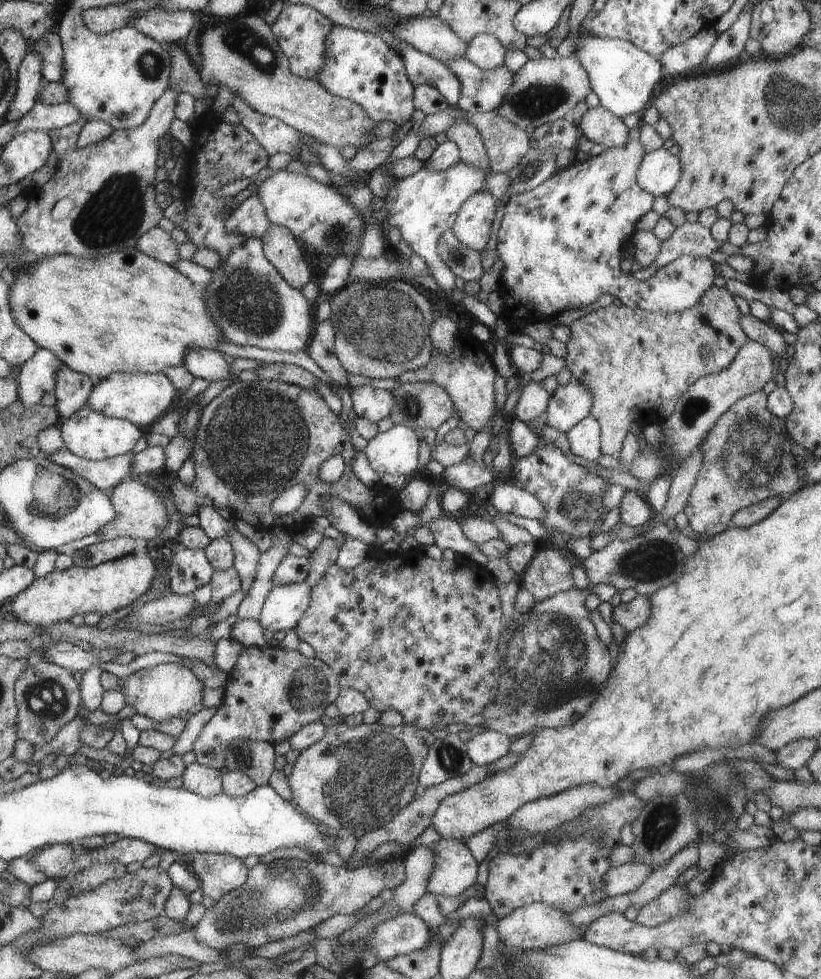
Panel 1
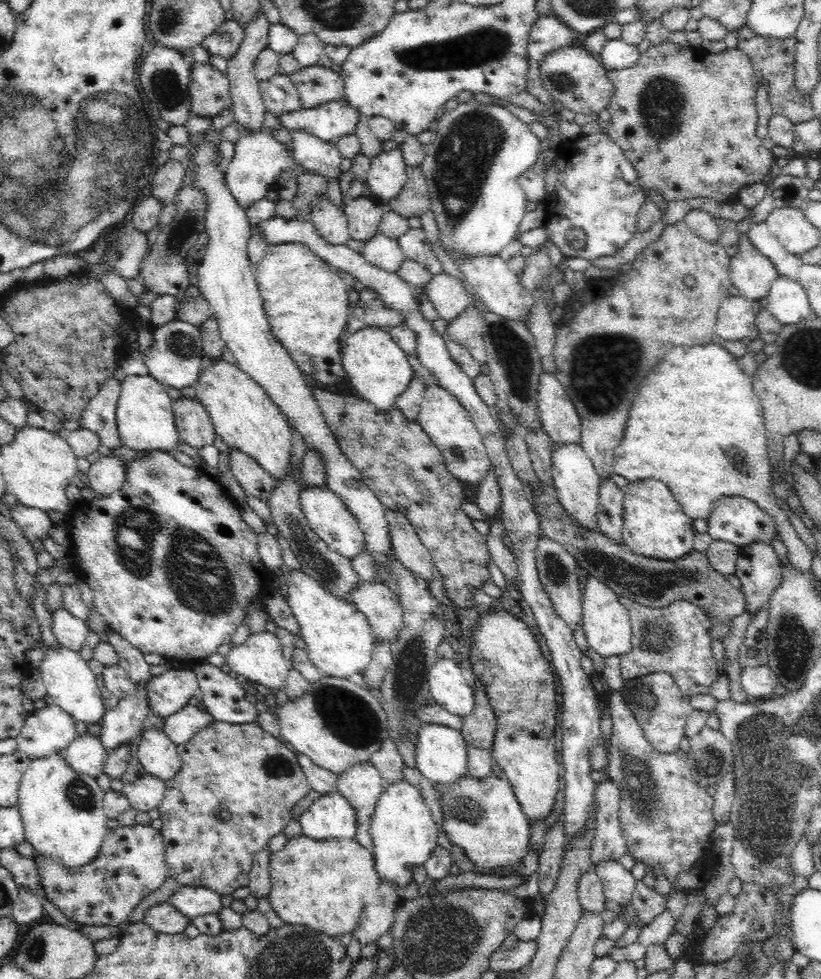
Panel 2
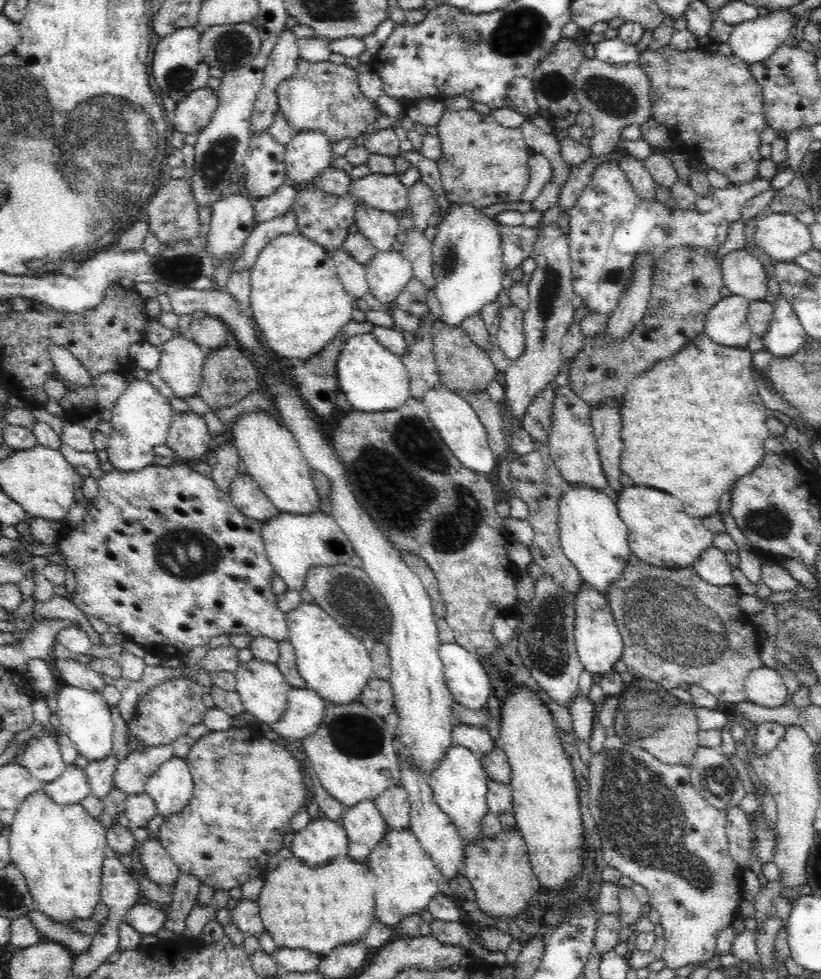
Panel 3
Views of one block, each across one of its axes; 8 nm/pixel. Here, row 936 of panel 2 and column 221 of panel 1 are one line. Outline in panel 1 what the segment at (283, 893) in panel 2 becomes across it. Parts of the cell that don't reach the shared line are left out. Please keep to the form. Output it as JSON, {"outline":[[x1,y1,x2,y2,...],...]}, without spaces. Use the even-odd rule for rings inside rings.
{"outline":[[135,247,113,252,109,256,91,259,71,254,57,254,57,256,51,256,51,258,38,260,37,264,29,266,27,270,19,272,18,275,10,275,9,279,13,288,11,304,13,304,13,314,15,314,17,324,39,344,40,348,47,348,47,350,55,352,63,360,66,367,87,374,87,376,95,380,96,384,99,384,105,378,109,378,114,373,162,373,163,370,171,367,183,367,185,364,185,352,189,348,215,350,217,342,223,339,221,328,217,328,217,322,209,316,209,308,205,306,205,290,202,292,197,291,193,288,193,282,189,278,185,278,183,274,179,274,173,266,153,259]]}

